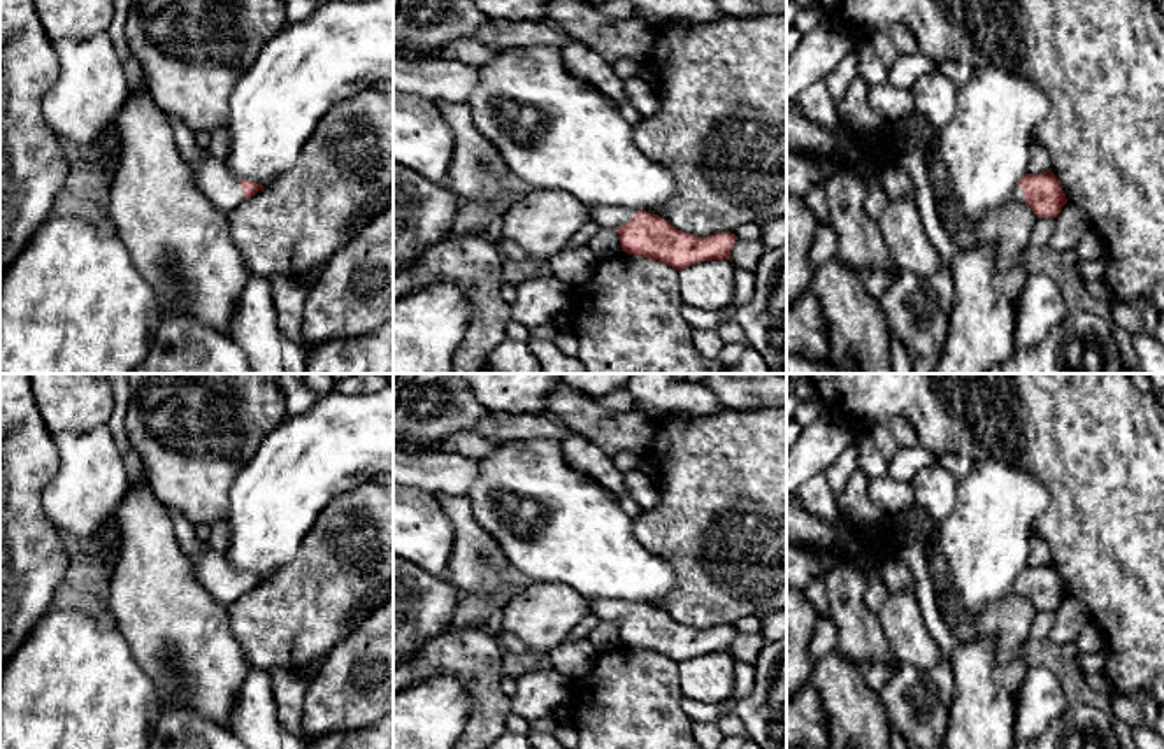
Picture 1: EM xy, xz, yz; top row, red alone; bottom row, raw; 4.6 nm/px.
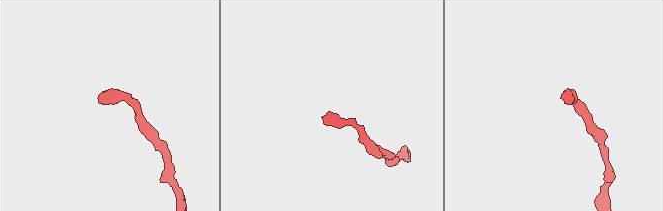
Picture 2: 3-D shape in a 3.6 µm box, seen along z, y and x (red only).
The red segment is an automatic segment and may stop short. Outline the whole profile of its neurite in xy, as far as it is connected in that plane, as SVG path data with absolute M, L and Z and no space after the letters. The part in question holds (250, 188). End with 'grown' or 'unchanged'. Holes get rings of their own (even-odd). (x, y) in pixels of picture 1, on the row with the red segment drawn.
M202 149L202 158L184 161L190 168L195 186L212 202L223 214L230 214L239 203L255 196L265 186L253 181L235 179L226 165Z | grown

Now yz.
M1053 172L1025 174L1015 186L1013 200L1025 203L1038 218L1057 218L1067 203L1066 193Z | grown

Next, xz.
M588 205L590 218L600 228L613 228L620 235L627 254L658 260L676 270L711 260L730 260L737 237L730 232L711 237L693 237L674 228L658 214L616 205Z | grown

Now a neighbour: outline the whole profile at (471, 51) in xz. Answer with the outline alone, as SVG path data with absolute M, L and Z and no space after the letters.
M474 39L455 40L434 51L435 60L455 58L469 65L481 67L490 61L502 49L488 47Z

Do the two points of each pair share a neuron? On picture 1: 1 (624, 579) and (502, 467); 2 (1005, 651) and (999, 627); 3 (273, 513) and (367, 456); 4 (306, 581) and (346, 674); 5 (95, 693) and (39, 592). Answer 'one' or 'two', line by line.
1: one
2: one
3: one
4: two
5: two

